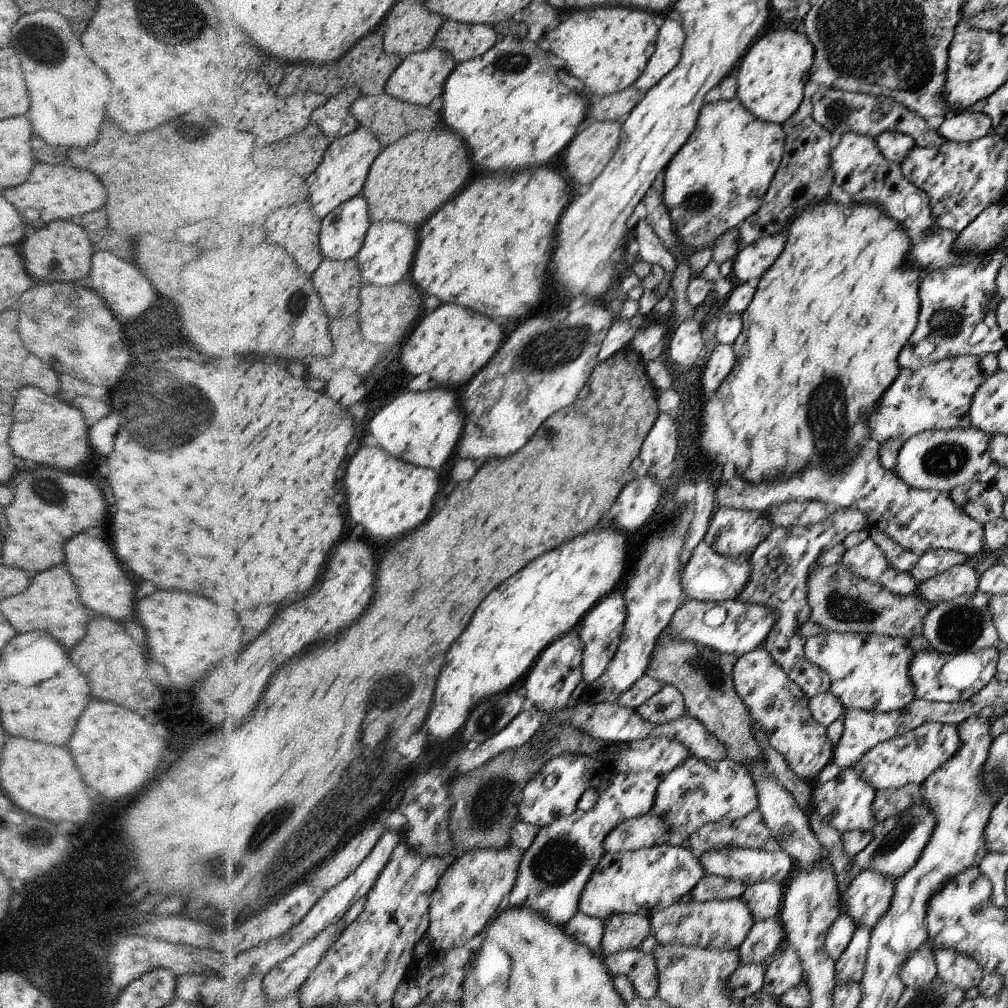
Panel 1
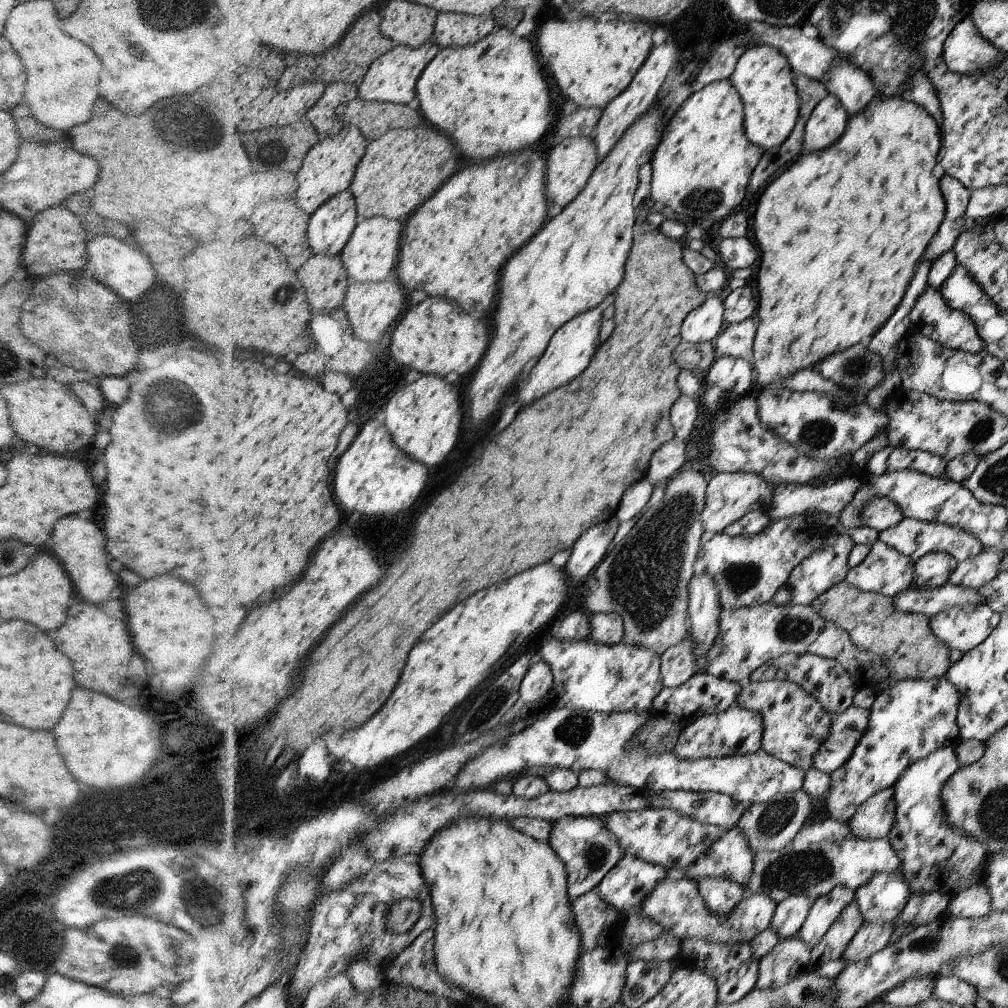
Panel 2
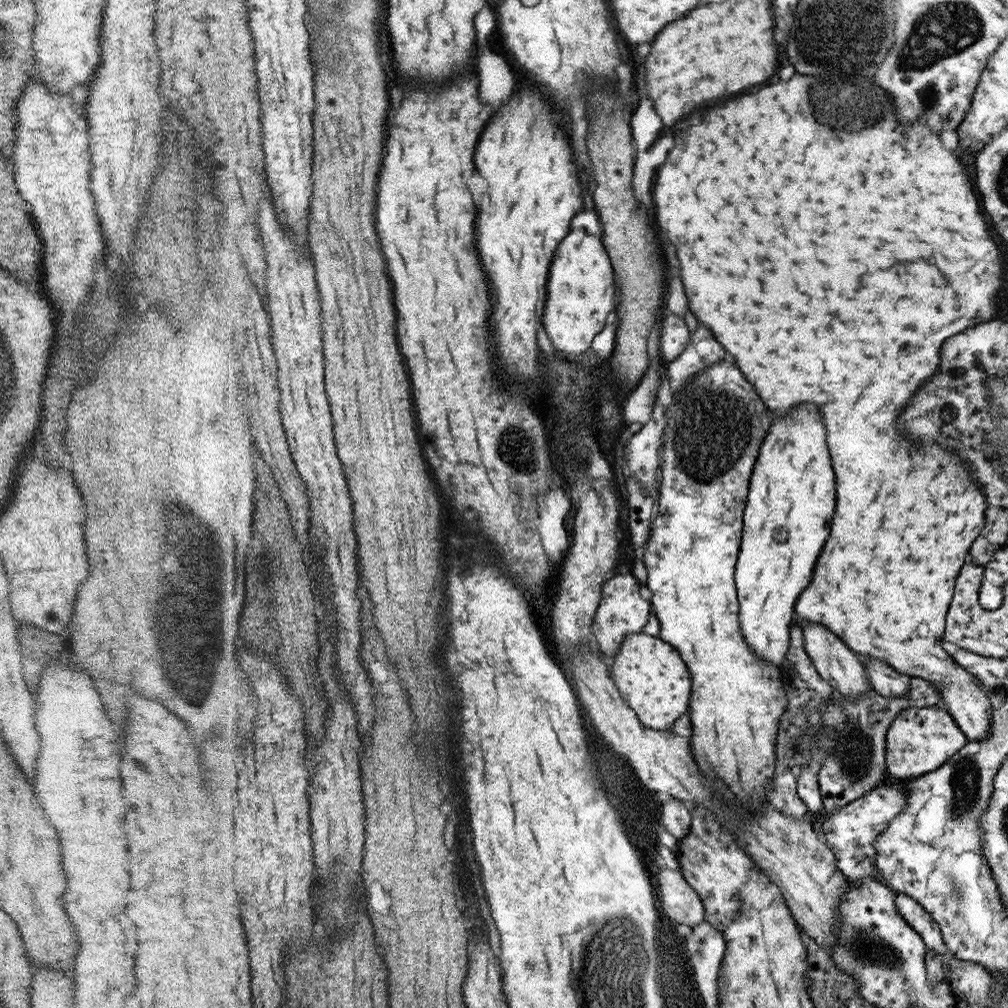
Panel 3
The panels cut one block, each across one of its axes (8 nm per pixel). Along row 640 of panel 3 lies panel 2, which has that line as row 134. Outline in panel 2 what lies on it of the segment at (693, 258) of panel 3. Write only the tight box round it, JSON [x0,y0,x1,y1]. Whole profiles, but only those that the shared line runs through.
[751,95,945,410]

